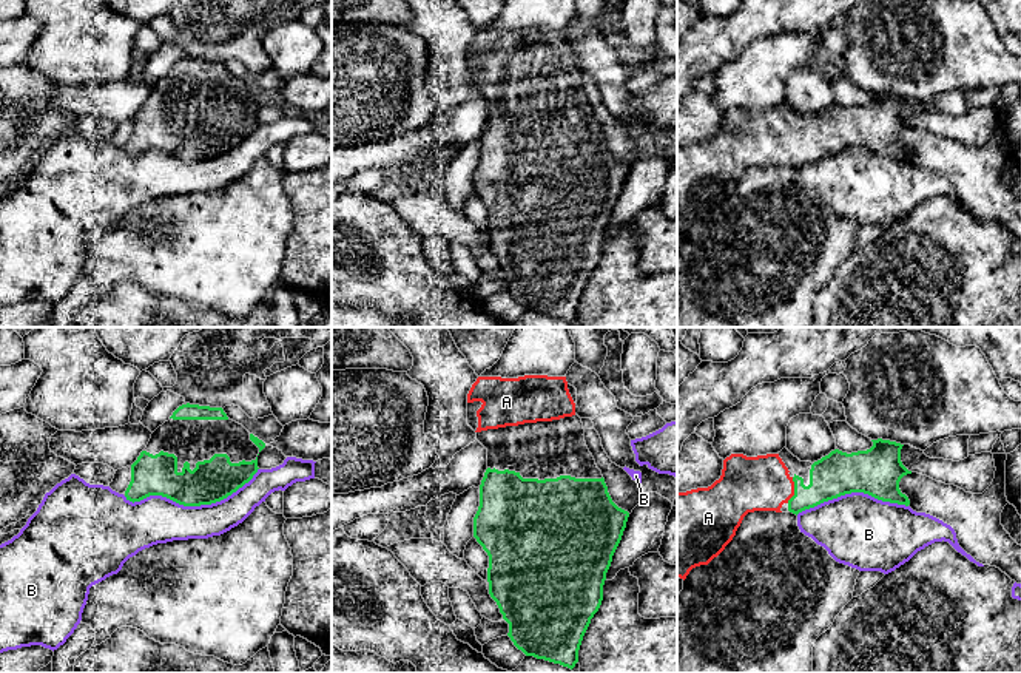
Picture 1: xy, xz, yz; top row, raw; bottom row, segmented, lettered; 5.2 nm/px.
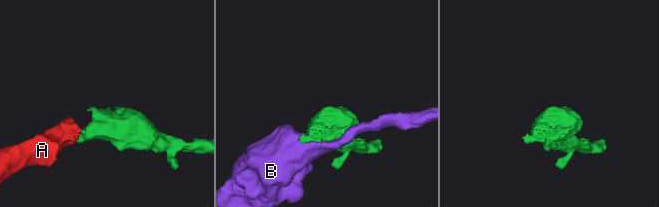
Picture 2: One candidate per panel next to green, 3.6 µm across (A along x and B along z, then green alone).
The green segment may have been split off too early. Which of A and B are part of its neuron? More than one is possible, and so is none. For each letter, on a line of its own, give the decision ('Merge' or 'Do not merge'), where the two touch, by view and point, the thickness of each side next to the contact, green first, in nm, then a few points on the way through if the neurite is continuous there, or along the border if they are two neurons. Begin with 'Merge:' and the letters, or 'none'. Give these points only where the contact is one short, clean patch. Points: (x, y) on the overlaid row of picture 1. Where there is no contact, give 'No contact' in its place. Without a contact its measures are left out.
Merge: A
A: Merge. Touches green at yz (795, 490). Thickness 220 nm (green) against 280 nm. Path across: yz (836, 474), (818, 491), (795, 490), (748, 483)
B: Do not merge. Touches green at xy (192, 505). Thickness 220 nm (green) against 240 nm

